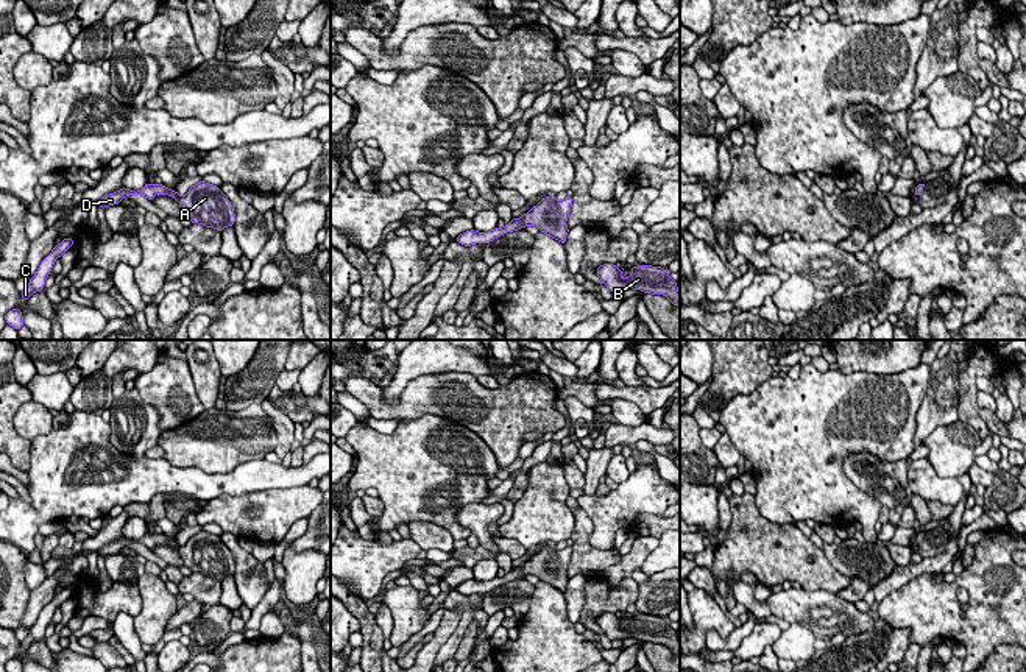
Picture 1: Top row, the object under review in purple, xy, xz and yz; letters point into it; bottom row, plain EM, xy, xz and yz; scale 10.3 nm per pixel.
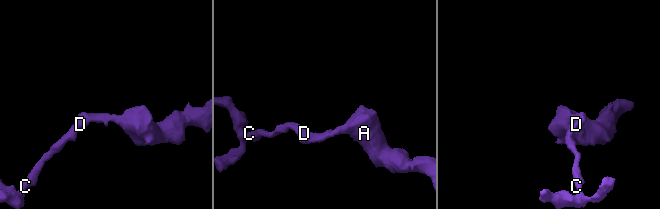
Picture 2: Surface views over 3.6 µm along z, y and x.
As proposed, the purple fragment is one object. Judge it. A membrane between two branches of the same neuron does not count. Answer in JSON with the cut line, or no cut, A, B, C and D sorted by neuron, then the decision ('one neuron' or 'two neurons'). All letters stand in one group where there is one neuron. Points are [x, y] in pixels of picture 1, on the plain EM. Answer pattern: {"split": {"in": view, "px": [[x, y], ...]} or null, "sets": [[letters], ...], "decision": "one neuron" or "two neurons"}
{"split": null, "sets": [["A", "B", "C", "D"]], "decision": "one neuron"}

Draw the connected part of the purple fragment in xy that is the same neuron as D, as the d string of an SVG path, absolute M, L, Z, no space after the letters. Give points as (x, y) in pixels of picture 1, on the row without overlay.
M200 530L192 535L189 541L181 546L178 541L170 539L164 533L145 533L143 538L134 541L122 536L120 539L104 544L98 550L98 557L106 558L108 555L120 554L128 544L142 544L150 550L156 544L170 544L179 552L179 557L192 572L203 574L206 577L214 577L223 580L228 575L234 575L235 563L228 546L220 539L220 536Z

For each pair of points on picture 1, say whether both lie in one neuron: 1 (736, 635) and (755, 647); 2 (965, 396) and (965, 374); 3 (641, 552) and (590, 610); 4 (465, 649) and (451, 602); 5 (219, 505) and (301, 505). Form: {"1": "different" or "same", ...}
{"1": "different", "2": "same", "3": "same", "4": "different", "5": "same"}

